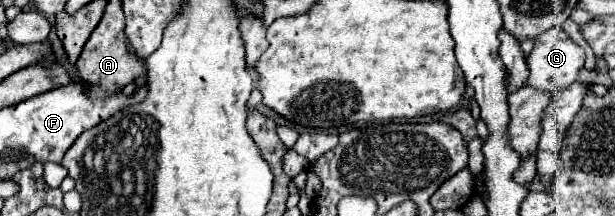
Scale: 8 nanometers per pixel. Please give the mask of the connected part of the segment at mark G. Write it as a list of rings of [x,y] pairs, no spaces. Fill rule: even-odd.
[[[552,27],[546,33],[536,37],[534,49],[528,55],[526,65],[528,65],[528,71],[530,71],[526,85],[530,85],[538,91],[556,95],[562,89],[566,89],[566,85],[572,85],[578,79],[578,69],[582,69],[582,65],[584,65],[584,51],[576,43],[572,43],[572,39],[562,29]]]

